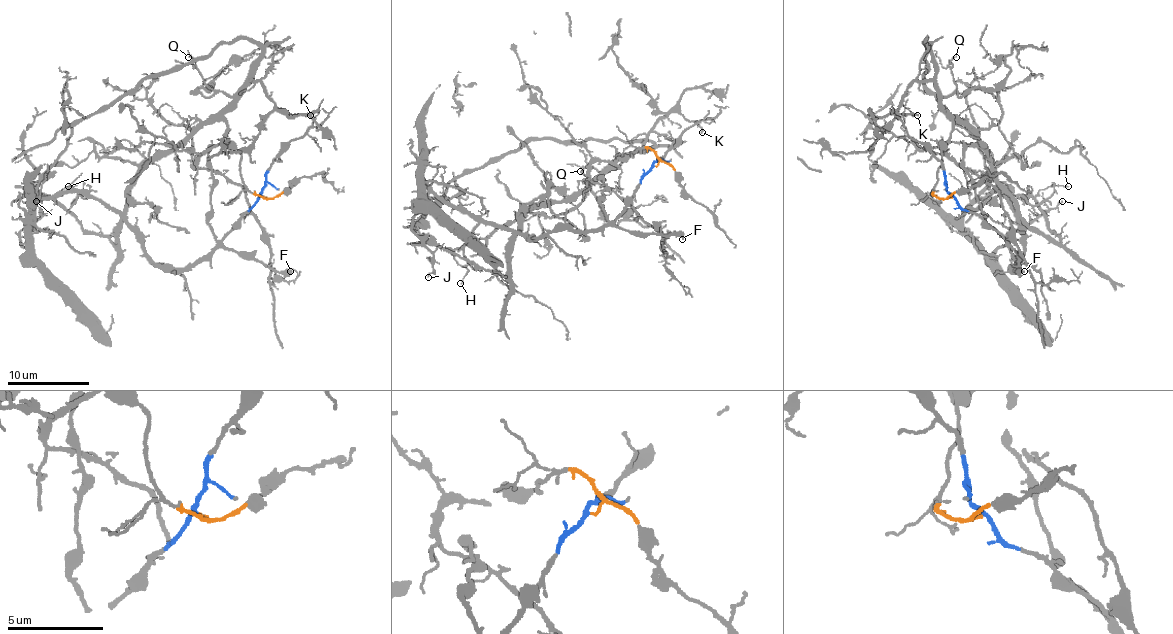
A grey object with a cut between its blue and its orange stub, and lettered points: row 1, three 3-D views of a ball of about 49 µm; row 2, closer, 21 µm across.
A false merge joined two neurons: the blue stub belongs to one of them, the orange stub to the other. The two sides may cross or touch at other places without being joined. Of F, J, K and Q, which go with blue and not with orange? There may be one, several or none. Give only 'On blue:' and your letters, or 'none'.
On blue: F, J

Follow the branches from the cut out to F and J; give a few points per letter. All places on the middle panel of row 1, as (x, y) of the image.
F: (654, 165), (614, 223), (623, 229), (682, 239)
J: (654, 165), (612, 221), (540, 237), (448, 206), (423, 178), (413, 231), (433, 256), (427, 277)

